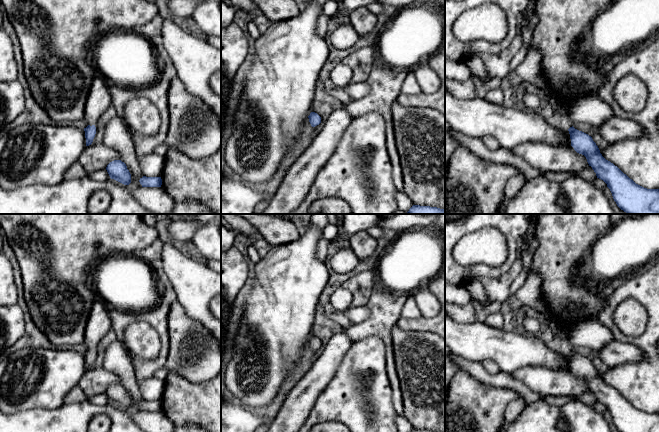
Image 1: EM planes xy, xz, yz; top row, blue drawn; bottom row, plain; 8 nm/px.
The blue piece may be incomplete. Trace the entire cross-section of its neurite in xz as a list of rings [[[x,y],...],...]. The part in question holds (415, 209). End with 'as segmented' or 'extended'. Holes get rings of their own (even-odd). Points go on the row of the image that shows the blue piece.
[[[413,205],[407,214],[445,214],[445,209],[430,206]]]; as segmented

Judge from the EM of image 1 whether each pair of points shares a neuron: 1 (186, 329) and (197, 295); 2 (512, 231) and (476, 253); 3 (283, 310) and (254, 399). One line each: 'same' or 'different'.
1: different
2: different
3: same

